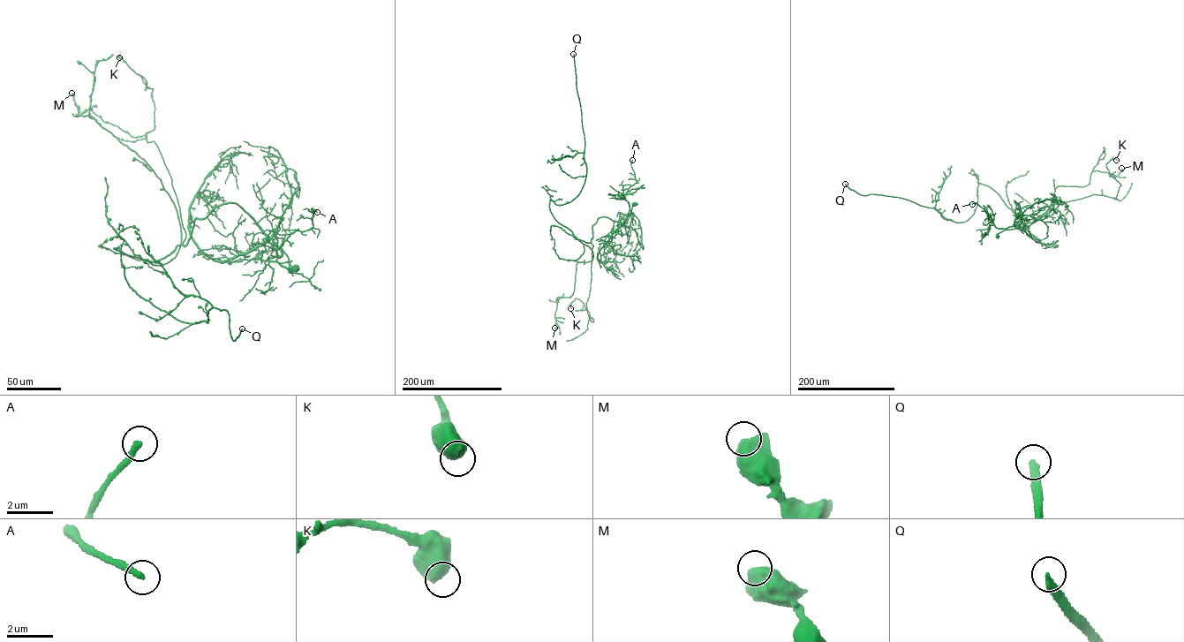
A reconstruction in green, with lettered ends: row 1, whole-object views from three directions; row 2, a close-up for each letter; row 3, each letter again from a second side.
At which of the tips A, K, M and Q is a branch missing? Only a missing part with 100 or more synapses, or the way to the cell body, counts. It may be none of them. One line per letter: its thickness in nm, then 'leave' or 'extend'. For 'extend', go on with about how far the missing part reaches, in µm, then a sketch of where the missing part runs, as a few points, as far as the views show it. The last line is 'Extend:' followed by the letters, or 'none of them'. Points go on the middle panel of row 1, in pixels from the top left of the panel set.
A: 240 nm | leave
K: 650 nm | leave
M: 700 nm | leave
Q: 280 nm | extend | 200 µm
Extend: Q

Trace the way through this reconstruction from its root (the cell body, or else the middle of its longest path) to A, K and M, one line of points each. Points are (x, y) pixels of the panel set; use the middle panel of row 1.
A: (634, 204), (626, 223), (629, 204), (624, 196), (637, 181), (630, 165), (632, 160)
K: (634, 204), (627, 222), (601, 216), (592, 226), (586, 305), (593, 321), (580, 299), (571, 302), (570, 308)
M: (634, 204), (626, 223), (598, 218), (590, 243), (573, 234), (593, 258), (576, 264), (554, 328)

